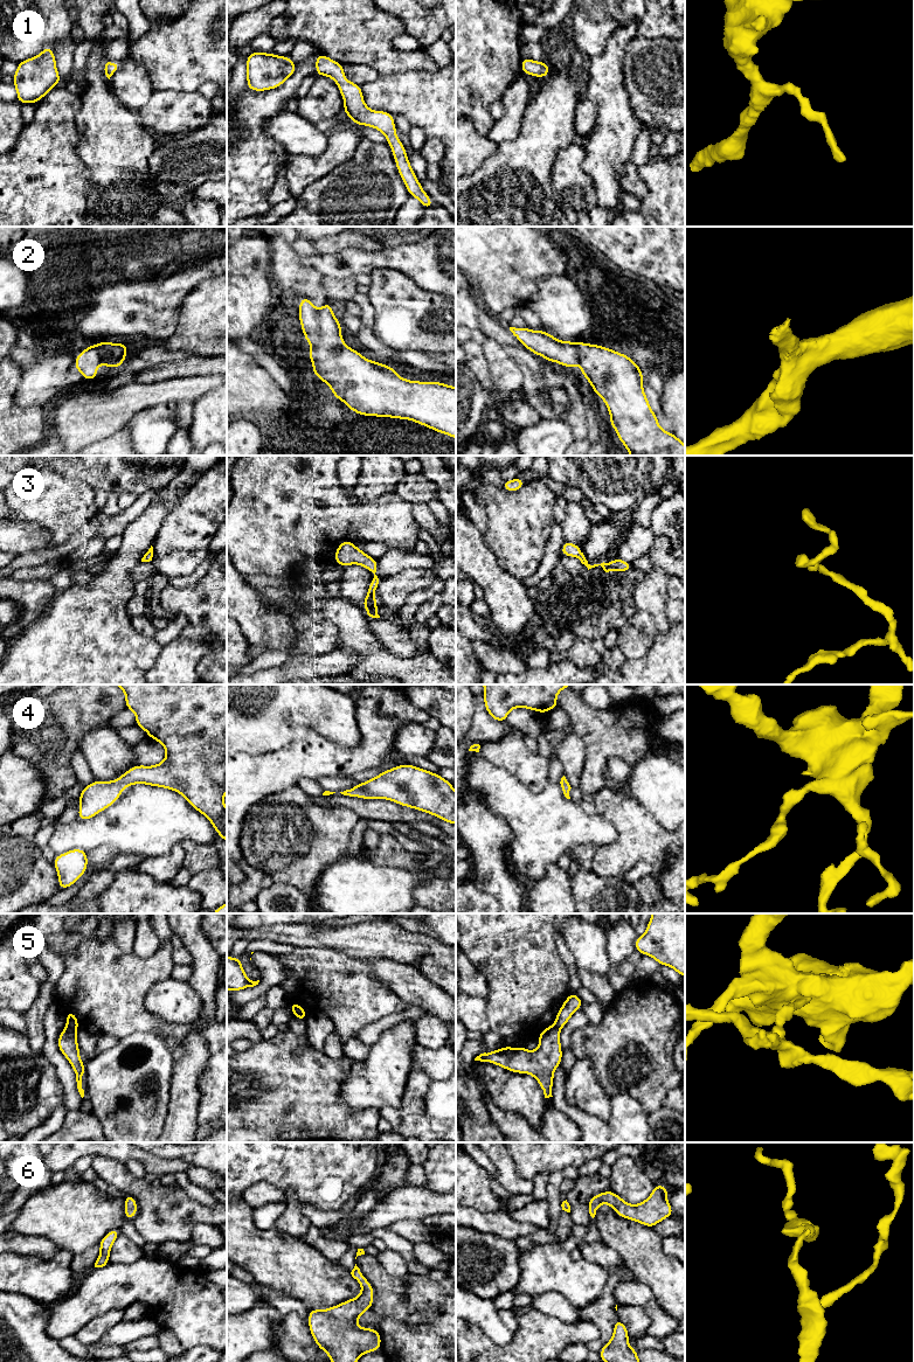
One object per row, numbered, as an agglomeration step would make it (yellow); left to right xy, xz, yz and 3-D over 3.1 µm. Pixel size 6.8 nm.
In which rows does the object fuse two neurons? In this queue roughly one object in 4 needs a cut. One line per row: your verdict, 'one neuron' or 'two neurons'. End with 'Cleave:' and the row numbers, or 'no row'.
1: one neuron
2: one neuron
3: one neuron
4: one neuron
5: two neurons
6: one neuron
Cleave: 5

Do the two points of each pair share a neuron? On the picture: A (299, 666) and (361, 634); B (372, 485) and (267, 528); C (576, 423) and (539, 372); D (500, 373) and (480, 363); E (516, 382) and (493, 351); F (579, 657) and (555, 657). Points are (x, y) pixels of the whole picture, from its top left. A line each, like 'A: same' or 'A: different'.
A: different
B: different
C: same
D: different
E: same
F: same

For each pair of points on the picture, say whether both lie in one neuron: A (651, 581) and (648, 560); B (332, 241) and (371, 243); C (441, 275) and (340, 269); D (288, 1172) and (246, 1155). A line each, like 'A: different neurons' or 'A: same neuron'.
A: different neurons
B: same neuron
C: same neuron
D: same neuron

